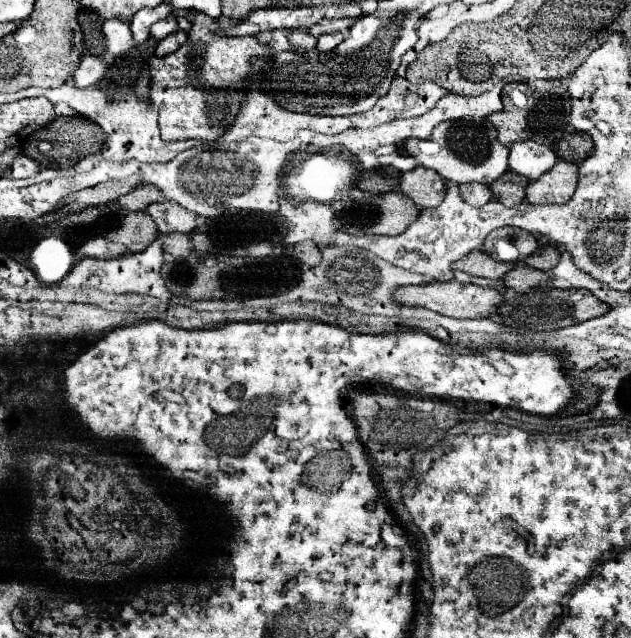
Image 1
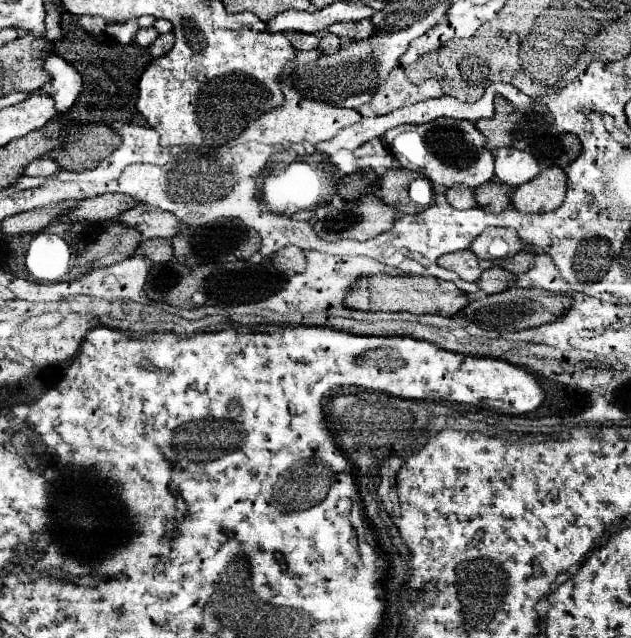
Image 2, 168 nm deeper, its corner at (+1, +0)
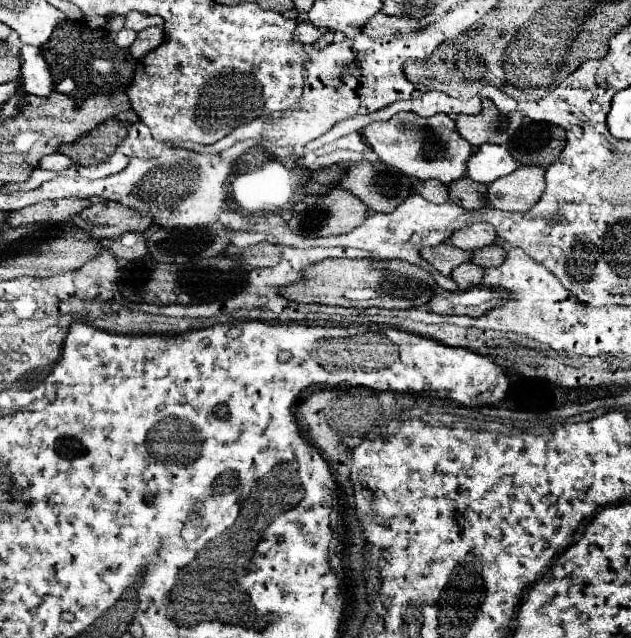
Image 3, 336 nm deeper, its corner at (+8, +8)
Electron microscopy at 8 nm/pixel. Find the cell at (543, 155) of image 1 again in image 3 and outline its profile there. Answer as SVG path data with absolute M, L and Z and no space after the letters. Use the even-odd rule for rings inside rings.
M482 144L466 162L466 178L478 184L490 184L502 176L508 176L516 168L516 160L504 146Z

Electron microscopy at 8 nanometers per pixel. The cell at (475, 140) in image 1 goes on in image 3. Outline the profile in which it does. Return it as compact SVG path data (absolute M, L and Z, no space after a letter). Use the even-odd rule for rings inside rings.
M400 112L386 122L374 122L364 126L364 140L376 152L380 162L398 168L408 178L416 180L440 180L450 184L464 176L466 160L472 154L472 146L458 134L456 124L446 114L422 118L414 112Z

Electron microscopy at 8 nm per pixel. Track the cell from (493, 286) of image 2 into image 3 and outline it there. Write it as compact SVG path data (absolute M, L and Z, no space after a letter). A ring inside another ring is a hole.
M472 262L460 264L460 266L454 268L452 274L450 274L450 278L458 284L458 290L468 290L468 288L480 286L482 276L484 276L484 268L478 266L478 264L472 264Z

